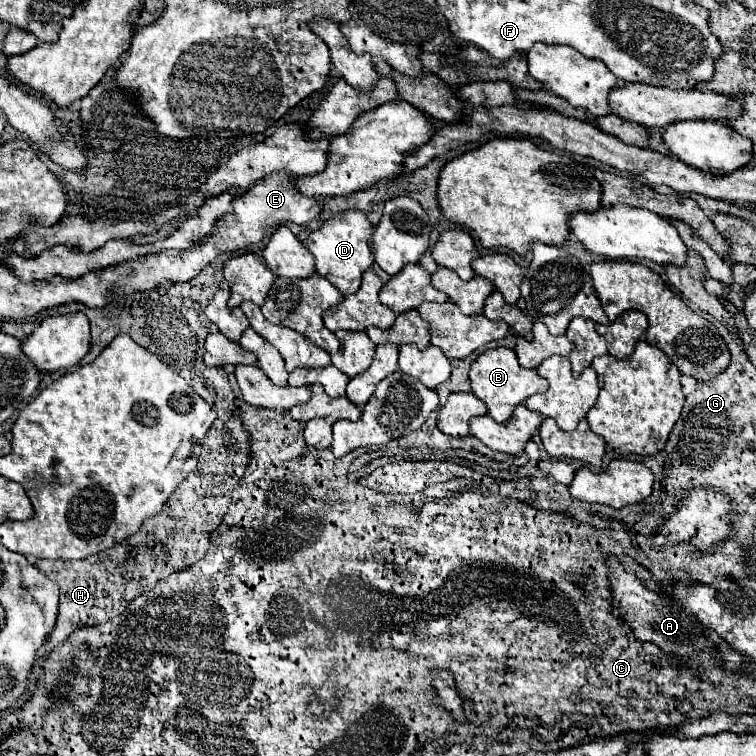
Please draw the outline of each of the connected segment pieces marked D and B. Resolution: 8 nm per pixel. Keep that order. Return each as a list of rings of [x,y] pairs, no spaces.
[[[344,211],[344,213],[336,215],[334,219],[328,219],[318,231],[310,233],[310,237],[304,243],[306,249],[316,259],[316,273],[326,277],[344,295],[356,293],[360,289],[362,273],[366,269],[370,269],[374,263],[374,255],[368,245],[372,231],[374,231],[374,227],[362,211]]]
[[[496,347],[496,349],[482,353],[470,367],[470,383],[472,383],[472,393],[488,405],[488,415],[498,423],[508,421],[514,407],[524,403],[530,395],[546,393],[548,389],[546,379],[542,379],[536,373],[536,369],[520,367],[516,353],[508,347]]]

